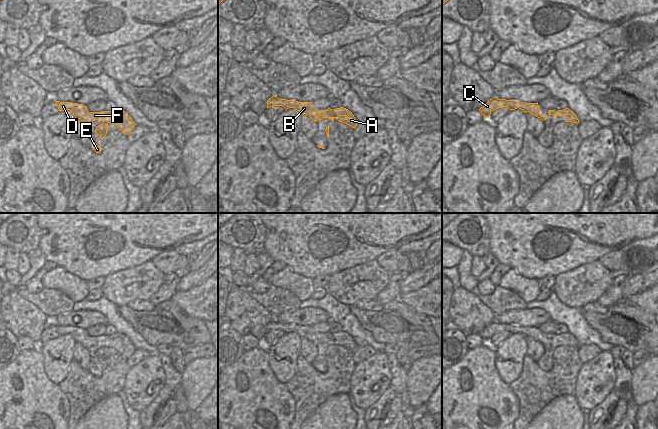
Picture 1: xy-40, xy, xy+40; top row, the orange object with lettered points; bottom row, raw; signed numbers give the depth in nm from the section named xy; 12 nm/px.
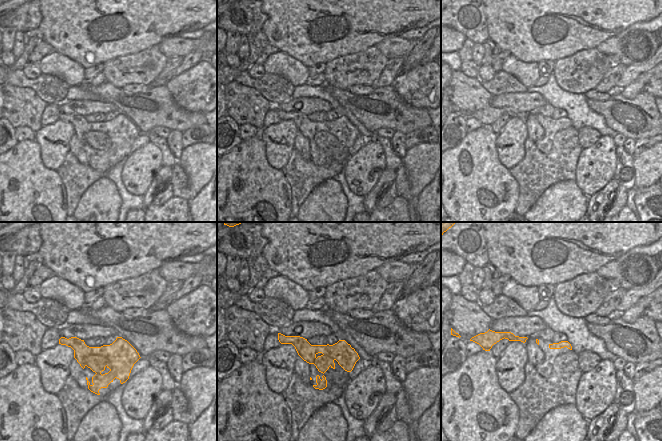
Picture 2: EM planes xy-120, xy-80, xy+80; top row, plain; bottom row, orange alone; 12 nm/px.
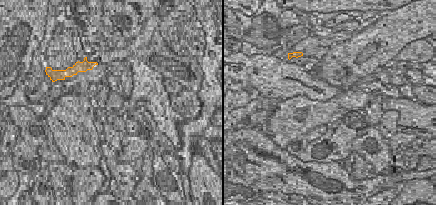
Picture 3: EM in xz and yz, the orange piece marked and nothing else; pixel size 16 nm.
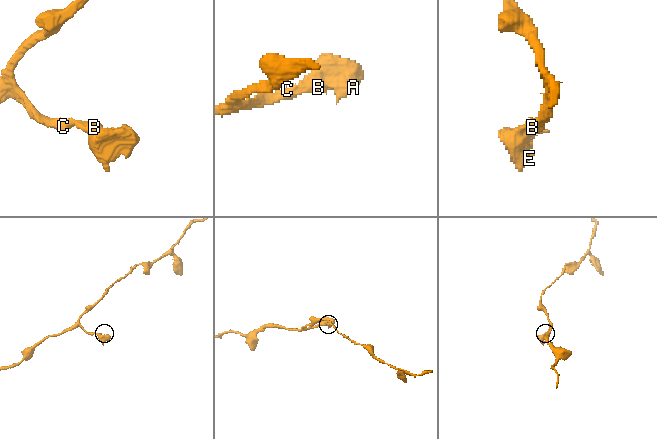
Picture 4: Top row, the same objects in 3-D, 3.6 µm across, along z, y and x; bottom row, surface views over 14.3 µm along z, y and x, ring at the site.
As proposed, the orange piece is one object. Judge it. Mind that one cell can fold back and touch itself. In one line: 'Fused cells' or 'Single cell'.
Single cell

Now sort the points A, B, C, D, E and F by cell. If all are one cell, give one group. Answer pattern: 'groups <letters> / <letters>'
groups A B C D E F

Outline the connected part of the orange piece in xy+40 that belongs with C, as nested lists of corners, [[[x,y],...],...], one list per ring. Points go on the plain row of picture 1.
[[[495,320],[492,323],[490,323],[487,327],[485,327],[484,330],[479,333],[479,335],[482,339],[484,339],[487,342],[492,335],[502,331],[508,331],[510,334],[515,334],[519,332],[523,334],[525,337],[532,337],[533,339],[535,339],[543,345],[547,343],[547,340],[540,339],[540,330],[538,329],[538,327],[524,327],[518,326],[516,324],[499,323]]]

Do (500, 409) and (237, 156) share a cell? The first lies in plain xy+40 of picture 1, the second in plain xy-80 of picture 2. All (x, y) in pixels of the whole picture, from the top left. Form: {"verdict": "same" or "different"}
{"verdict": "same"}

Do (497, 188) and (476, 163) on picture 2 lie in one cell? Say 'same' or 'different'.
same

